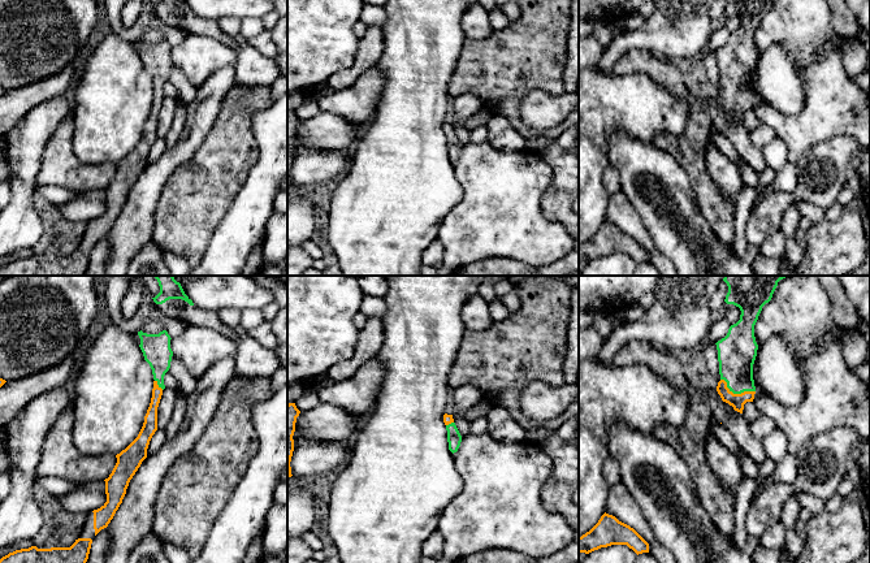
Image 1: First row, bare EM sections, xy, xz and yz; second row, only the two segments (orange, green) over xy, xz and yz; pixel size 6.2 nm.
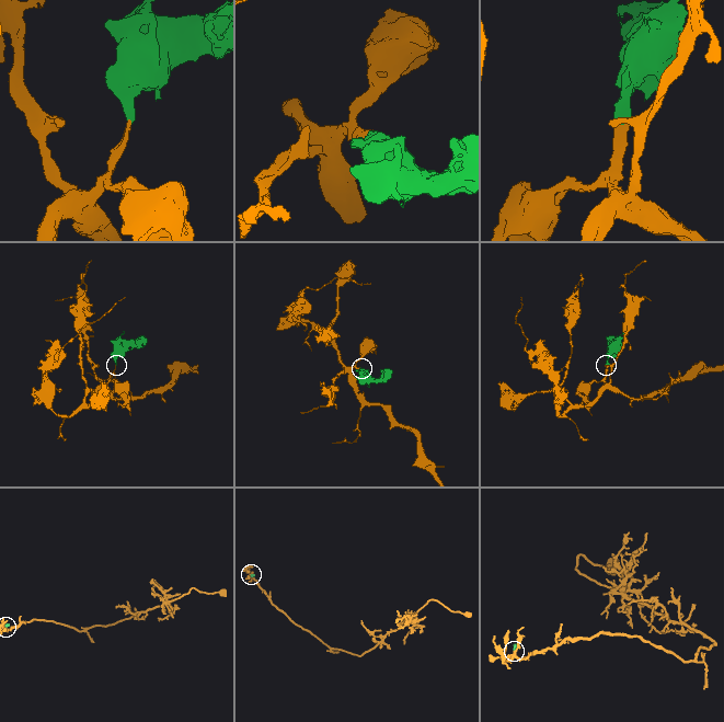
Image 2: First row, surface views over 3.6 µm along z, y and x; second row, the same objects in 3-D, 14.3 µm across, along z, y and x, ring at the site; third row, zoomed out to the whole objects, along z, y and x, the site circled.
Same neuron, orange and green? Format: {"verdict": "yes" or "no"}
{"verdict": "yes"}

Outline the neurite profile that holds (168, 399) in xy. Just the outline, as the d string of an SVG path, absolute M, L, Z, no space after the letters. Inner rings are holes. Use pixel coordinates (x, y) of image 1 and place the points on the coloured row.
M165 387L157 407L157 429L165 429L177 400L176 390Z

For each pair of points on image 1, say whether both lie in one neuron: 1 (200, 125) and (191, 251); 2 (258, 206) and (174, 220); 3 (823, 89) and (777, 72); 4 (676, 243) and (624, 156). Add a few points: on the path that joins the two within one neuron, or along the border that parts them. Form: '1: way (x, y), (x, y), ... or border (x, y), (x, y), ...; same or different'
1: border (216, 120), (198, 150), (177, 167); different
2: border (243, 185), (211, 237); different
3: border (787, 53), (795, 64), (803, 85), (801, 111); different
4: way (661, 221), (633, 191), (631, 178); same

